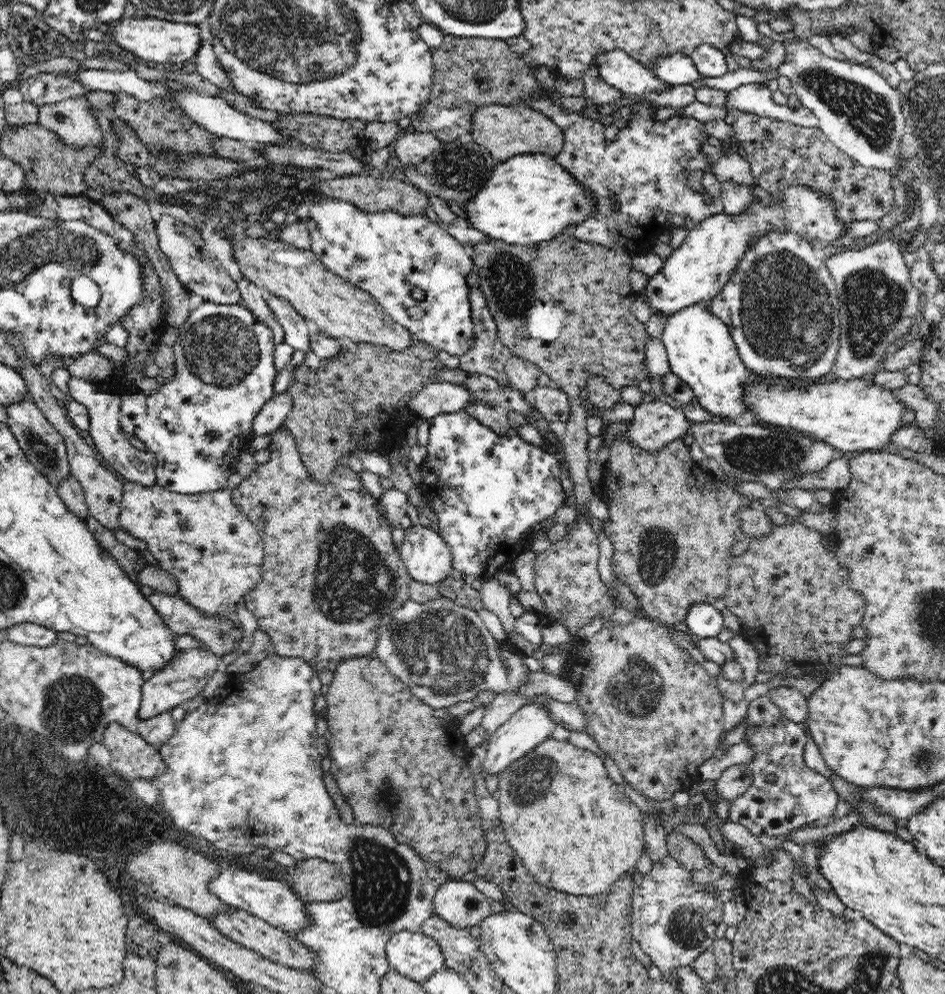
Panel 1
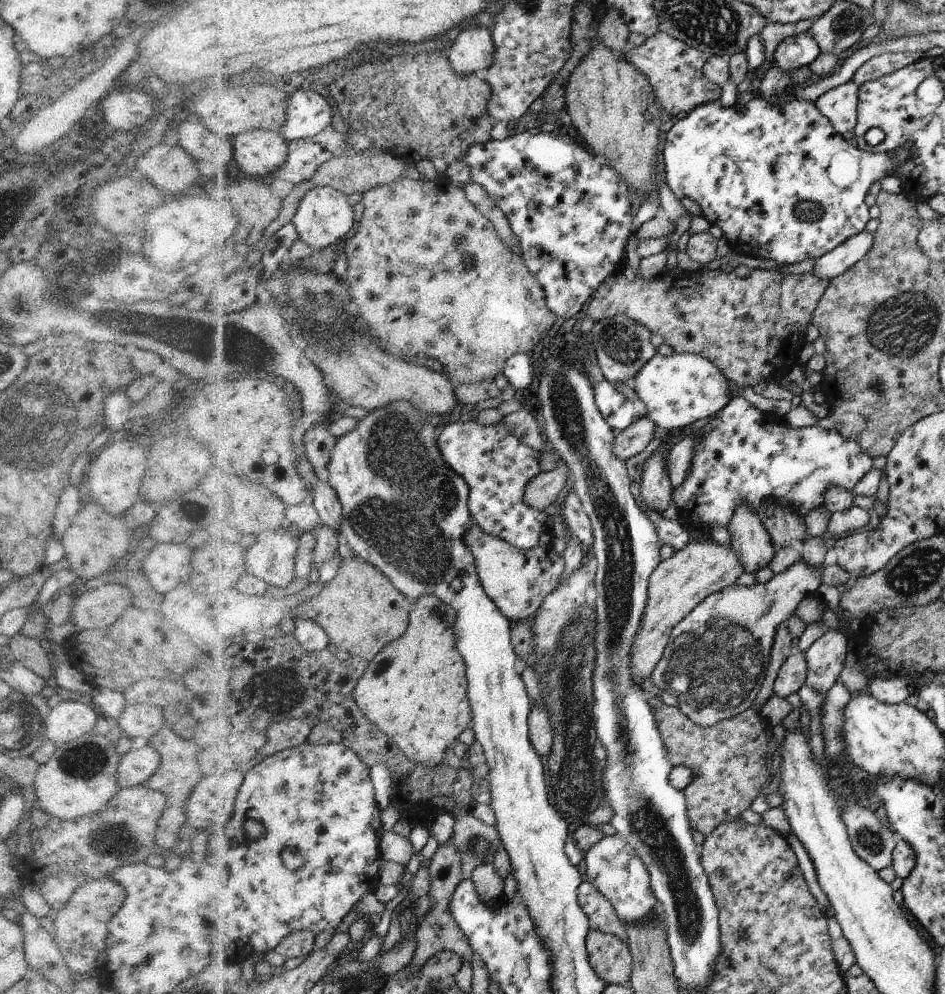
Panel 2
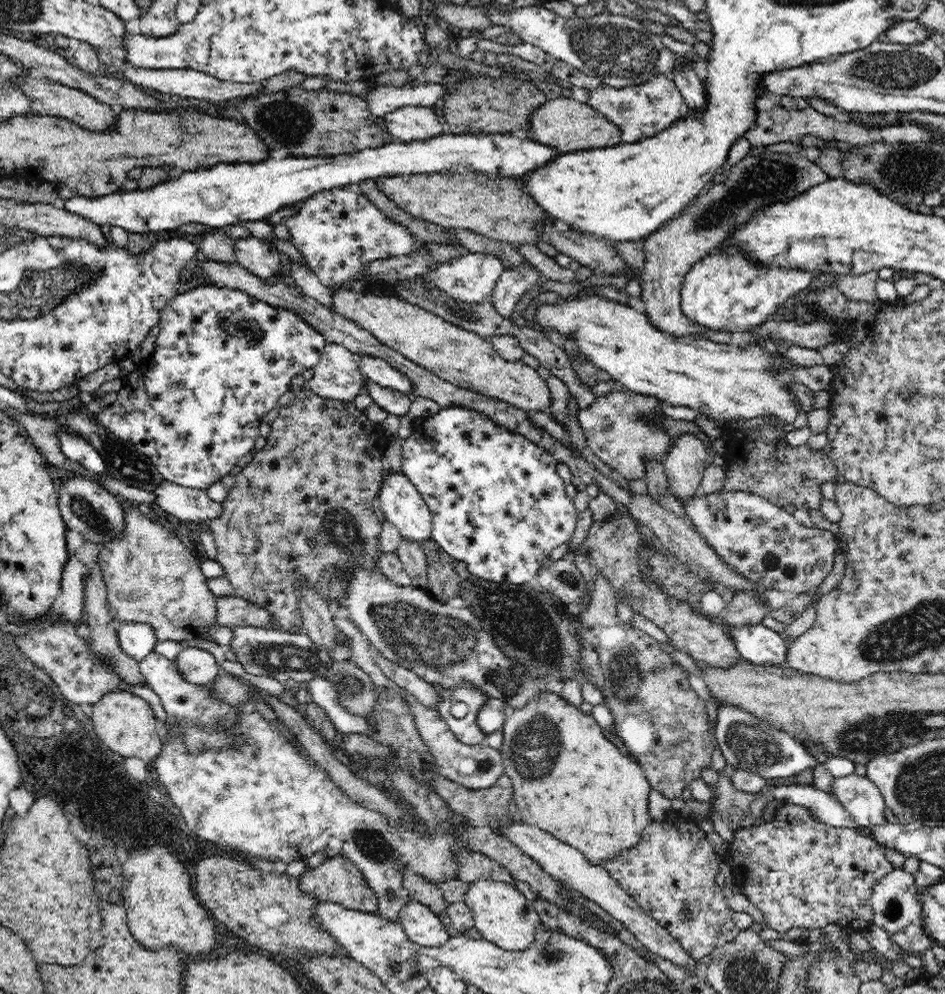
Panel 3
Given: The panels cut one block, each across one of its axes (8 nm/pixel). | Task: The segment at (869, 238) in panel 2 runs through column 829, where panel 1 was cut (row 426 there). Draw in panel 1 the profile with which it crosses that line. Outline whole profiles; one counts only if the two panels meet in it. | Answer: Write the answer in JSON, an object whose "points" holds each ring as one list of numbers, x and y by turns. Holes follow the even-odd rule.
{"points":[[290,393,274,395,272,400,266,402,252,422,254,436,264,436,264,434,272,434,277,431,292,410,292,395]]}

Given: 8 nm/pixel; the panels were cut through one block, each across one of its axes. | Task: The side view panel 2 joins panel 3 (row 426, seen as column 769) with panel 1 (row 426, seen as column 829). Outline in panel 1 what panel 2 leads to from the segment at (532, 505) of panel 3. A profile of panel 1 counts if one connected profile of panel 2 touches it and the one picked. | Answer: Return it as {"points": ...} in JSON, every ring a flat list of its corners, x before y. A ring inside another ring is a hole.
{"points":[[465,411,454,412,453,414,440,414,434,416,434,418,428,420,429,422,429,439,427,443,427,454,423,459,422,464,419,465,419,470,422,474,422,495,427,502,427,508,429,508,431,514,436,514,438,518,438,530,440,530,440,536,445,540,448,545,451,556,451,567,456,572,462,572,464,576,476,576,476,578,492,578,498,570,502,570,506,564,512,562,512,556,504,556,504,554,516,554,516,552,524,552,526,550,526,540,530,538,530,530,532,526,544,522,546,518,552,518,556,514,558,508,562,508,566,502,566,493,562,488,560,482,560,474,562,467,560,466,559,455,554,453,548,453,545,448,534,446,529,442,524,441,516,430,512,430,512,434,496,434,494,430,484,423,478,422,474,417,468,415],[450,496,456,496,456,498,464,498,464,500,436,500,436,498,450,498]]}

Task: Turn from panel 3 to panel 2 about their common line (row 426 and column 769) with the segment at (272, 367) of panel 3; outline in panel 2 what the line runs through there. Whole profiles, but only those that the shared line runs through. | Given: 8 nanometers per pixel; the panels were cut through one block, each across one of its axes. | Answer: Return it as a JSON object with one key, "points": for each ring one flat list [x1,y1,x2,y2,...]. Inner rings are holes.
{"points":[[749,96,745,98,744,110,738,109,736,105,738,104,724,107,720,103,720,99,716,99,715,101,698,105,696,109,690,111,690,114,674,121,672,128,667,133,664,151,662,152,665,166,664,181,680,200,682,198,694,200,700,206,702,216,711,225,716,225,723,232,724,236,726,234,726,220,748,220,748,224,744,224,744,226,746,226,746,230,750,230,750,234,746,236,746,232,740,230,736,242,744,242,746,240,746,244,752,244,752,248,750,248,752,256,771,258,781,265,798,264,798,262,802,262,806,258,819,259,831,250,836,249,837,246,840,246,850,237,858,234,858,232,864,231,864,226,870,220,868,206,864,202,870,186,874,182,878,182,880,178,894,175,895,171,900,169,907,159,911,157,910,145,902,145,901,149,897,150,897,153,871,153,870,151,863,151,854,142,846,140,838,131,835,131,833,123,830,122,829,118,826,118,826,115,821,113,821,110,818,110,815,103,795,100,787,102,779,108,778,106,766,104,765,100,758,100,758,98],[801,200,811,200,820,203,824,211,822,218,814,220,814,222,800,222,794,215,794,206]]}

